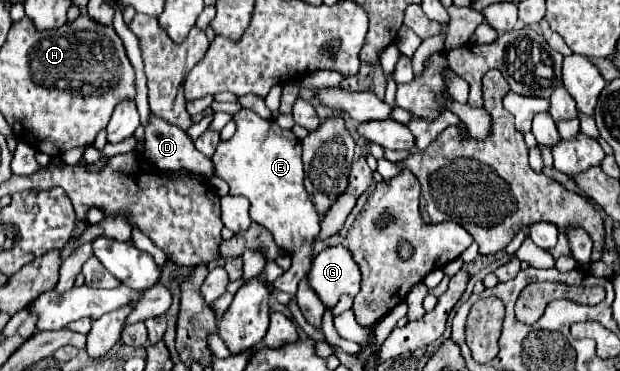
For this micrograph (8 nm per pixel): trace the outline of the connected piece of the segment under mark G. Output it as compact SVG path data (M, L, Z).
M342 244L328 246L312 258L310 286L318 292L324 306L334 308L342 294L356 296L360 290L360 268L350 250Z

